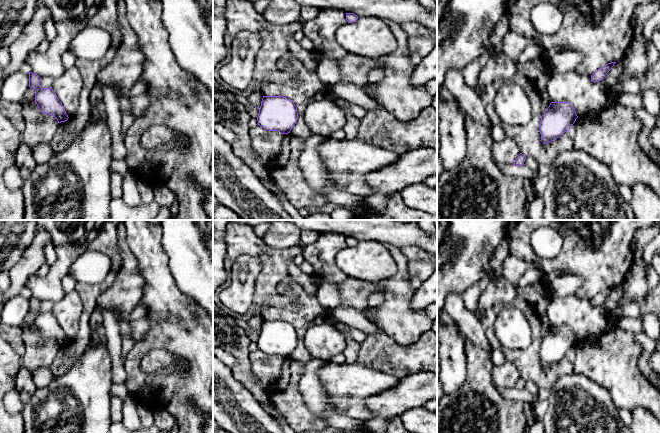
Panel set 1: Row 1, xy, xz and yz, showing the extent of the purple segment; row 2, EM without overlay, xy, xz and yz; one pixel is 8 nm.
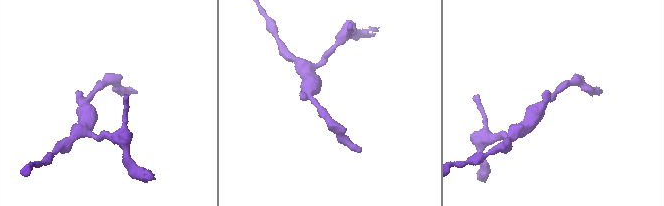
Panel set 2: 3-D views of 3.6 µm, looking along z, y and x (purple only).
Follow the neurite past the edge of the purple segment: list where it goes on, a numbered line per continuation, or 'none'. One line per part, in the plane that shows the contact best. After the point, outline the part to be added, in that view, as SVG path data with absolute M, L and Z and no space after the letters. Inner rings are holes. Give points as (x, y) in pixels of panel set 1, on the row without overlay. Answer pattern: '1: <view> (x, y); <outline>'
none

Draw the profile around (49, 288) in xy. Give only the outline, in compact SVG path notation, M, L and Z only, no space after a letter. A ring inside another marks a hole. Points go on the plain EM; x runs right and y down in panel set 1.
M56 250L57 259L50 265L48 274L40 277L34 274L28 278L25 287L30 290L29 296L42 302L56 303L66 295L62 280L69 275L73 262L80 256L78 252Z

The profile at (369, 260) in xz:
M374 239L359 240L355 246L344 247L336 254L336 264L349 278L369 283L386 282L397 273L397 264L383 243Z

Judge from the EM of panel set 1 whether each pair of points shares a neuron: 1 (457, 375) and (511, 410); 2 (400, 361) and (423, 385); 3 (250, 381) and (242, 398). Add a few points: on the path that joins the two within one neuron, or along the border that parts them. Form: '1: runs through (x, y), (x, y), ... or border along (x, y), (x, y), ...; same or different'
1: border along (465, 355), (466, 379), (459, 388), (448, 395); different
2: border along (426, 371), (411, 373), (400, 378); different
3: border along (231, 370), (234, 377), (262, 405); different

